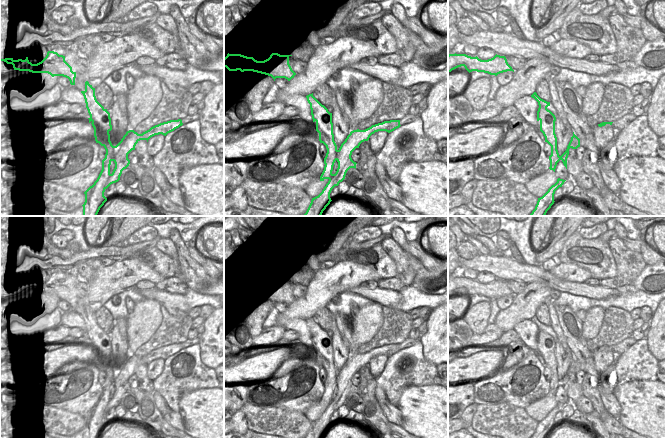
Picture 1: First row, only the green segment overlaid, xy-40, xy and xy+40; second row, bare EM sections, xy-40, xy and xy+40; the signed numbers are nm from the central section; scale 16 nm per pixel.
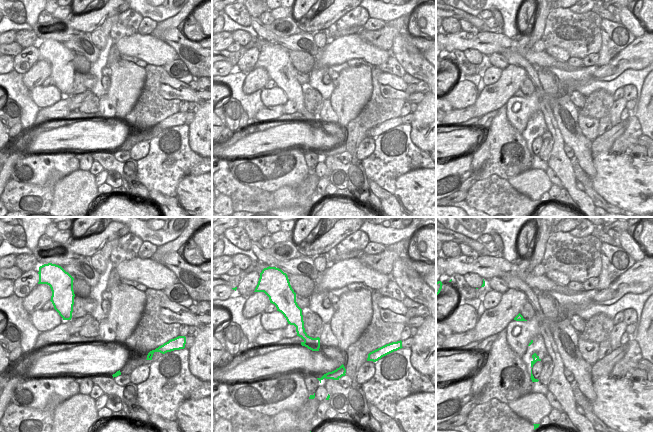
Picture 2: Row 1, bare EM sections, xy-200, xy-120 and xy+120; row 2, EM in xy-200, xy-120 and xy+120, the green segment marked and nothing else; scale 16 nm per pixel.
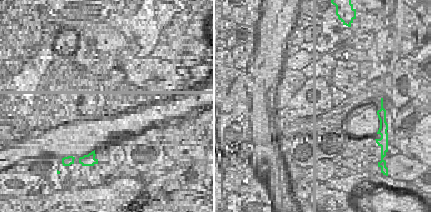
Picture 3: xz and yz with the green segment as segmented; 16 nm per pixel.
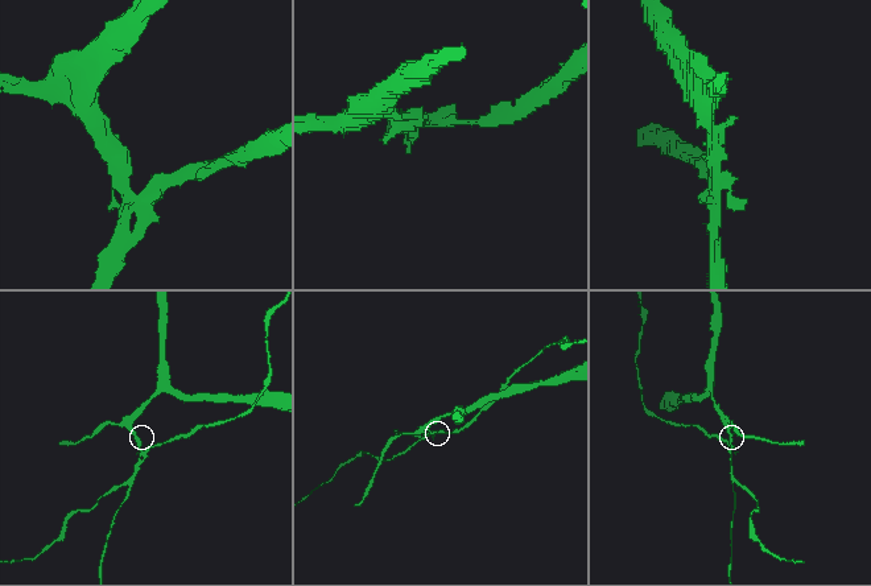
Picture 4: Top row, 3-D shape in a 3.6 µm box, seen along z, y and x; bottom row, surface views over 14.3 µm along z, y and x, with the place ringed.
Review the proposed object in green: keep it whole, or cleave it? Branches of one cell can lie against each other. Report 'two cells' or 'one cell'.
two cells

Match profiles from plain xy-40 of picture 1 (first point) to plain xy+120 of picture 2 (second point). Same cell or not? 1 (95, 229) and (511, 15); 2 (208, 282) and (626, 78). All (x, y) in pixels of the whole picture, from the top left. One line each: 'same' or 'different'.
1: different
2: different

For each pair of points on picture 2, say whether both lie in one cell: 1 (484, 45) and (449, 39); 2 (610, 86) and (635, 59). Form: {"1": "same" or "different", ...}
{"1": "same", "2": "different"}

